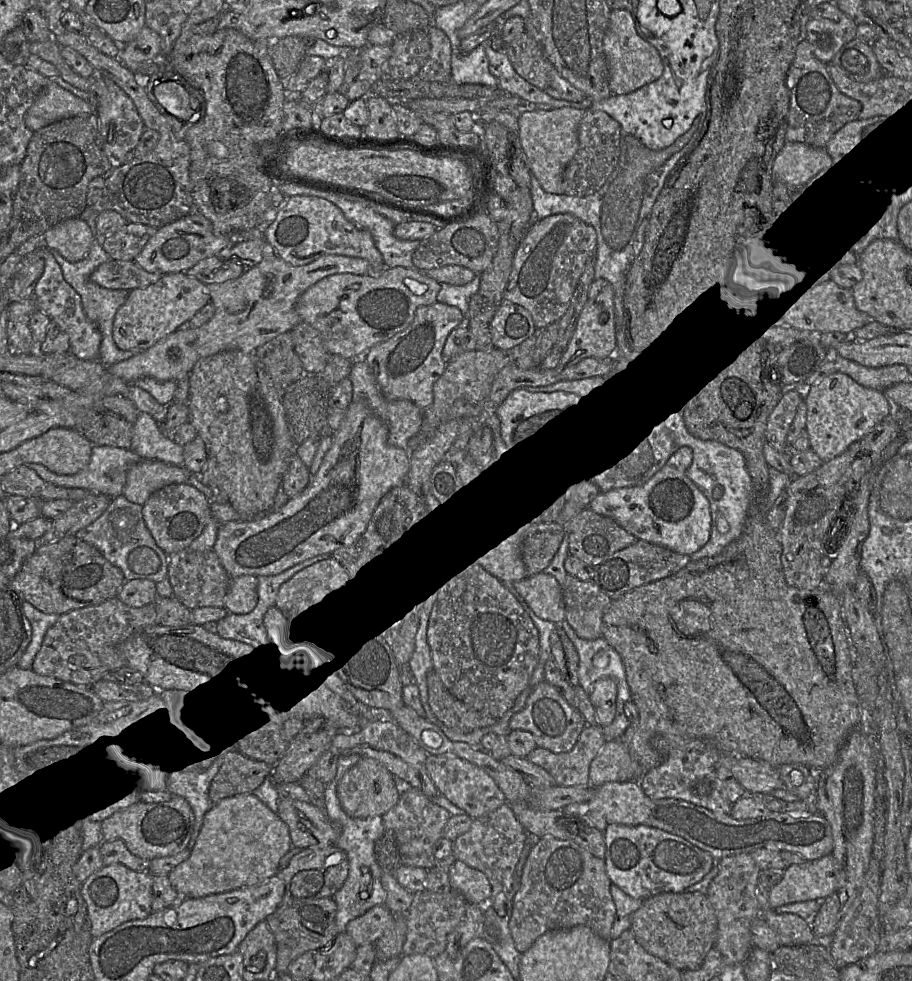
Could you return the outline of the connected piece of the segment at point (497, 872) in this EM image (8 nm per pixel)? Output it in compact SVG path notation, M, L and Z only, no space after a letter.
M505 802L497 810L488 813L482 817L474 818L470 829L453 840L453 854L457 860L460 860L468 866L483 872L491 885L492 893L488 905L495 910L499 917L509 913L512 916L513 911L513 876L520 855L527 844L528 833L515 815L512 805Z

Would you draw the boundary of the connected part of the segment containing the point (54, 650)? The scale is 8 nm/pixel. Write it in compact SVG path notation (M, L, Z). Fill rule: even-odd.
M117 596L97 605L67 612L60 615L58 621L47 630L32 669L40 675L92 686L107 672L127 666L124 657L118 654L118 645L155 624L157 613L153 603L135 608L126 605Z

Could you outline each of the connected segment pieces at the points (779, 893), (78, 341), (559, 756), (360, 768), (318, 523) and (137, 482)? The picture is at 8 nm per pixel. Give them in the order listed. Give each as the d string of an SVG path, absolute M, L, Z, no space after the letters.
M831 854L802 865L788 865L781 881L769 890L769 904L775 909L797 902L822 902L837 884L837 861Z
M44 247L44 261L43 273L35 283L33 289L33 297L37 309L57 321L66 331L69 339L69 352L72 355L81 360L98 359L101 343L101 333L98 327L85 314L81 297L65 281L59 264L54 259L51 250L46 247Z
M587 725L570 751L554 753L537 747L527 758L549 772L557 786L585 787L590 785L591 762L599 754L605 742L603 727Z
M361 756L359 761L349 768L337 783L337 796L342 809L351 817L382 816L399 799L394 784L394 775L377 760Z
M351 402L348 406L344 419L338 428L333 431L333 443L329 451L325 454L321 466L315 475L311 475L311 481L306 489L294 498L288 501L278 510L272 510L258 518L252 520L229 521L219 524L216 542L213 550L219 557L222 566L227 571L231 579L243 575L254 576L273 576L285 572L286 570L302 563L308 559L321 555L332 555L335 551L354 545L366 531L374 511L381 500L395 487L407 483L407 477L410 471L410 452L401 448L394 447L387 442L388 427L377 417L368 407L367 403Z
M142 460L128 469L123 495L132 503L144 505L155 491L170 484L187 483L189 476L182 465Z

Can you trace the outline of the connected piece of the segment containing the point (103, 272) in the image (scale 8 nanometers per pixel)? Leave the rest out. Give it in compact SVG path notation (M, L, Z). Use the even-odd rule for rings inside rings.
M110 259L94 270L90 280L104 288L130 291L154 284L162 276L161 273L147 272L135 261Z

